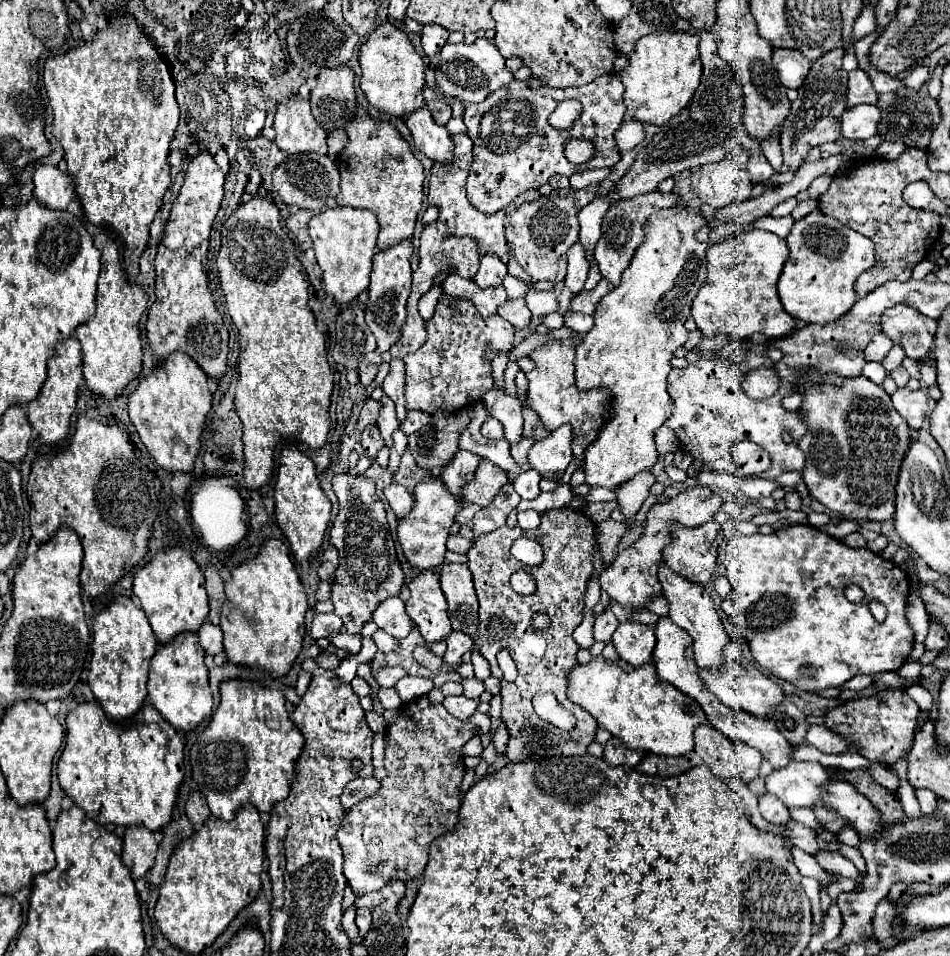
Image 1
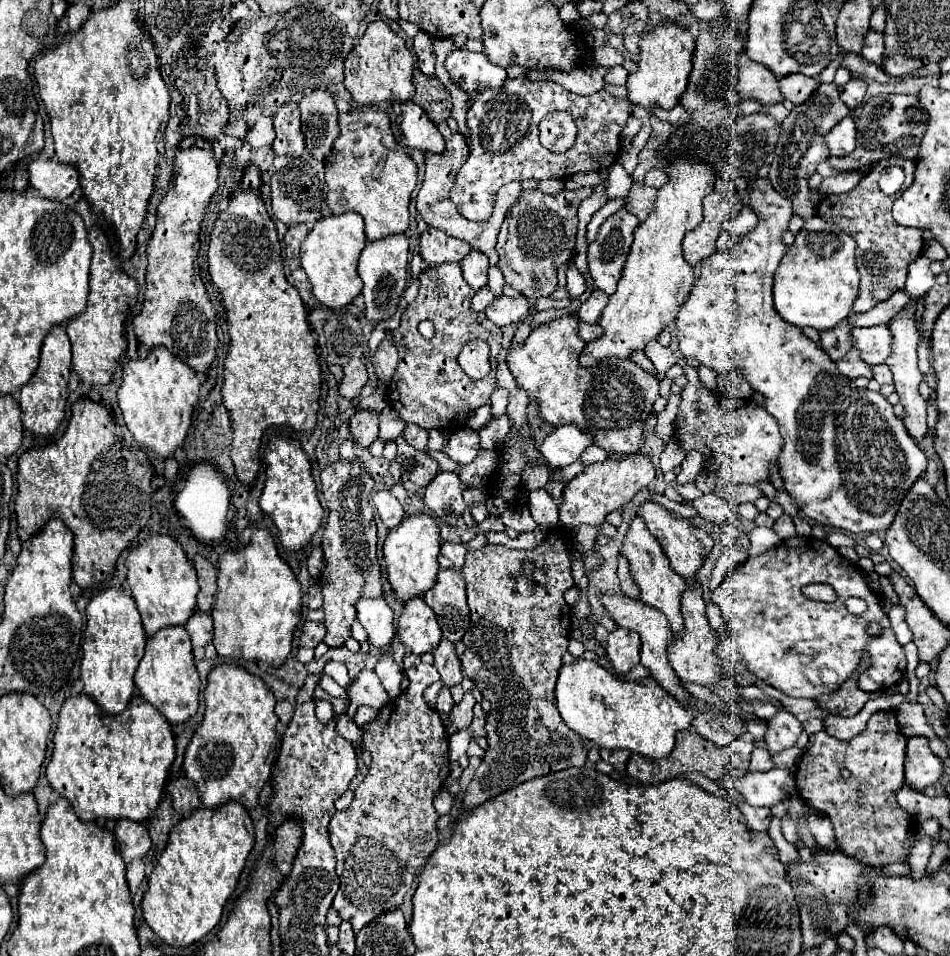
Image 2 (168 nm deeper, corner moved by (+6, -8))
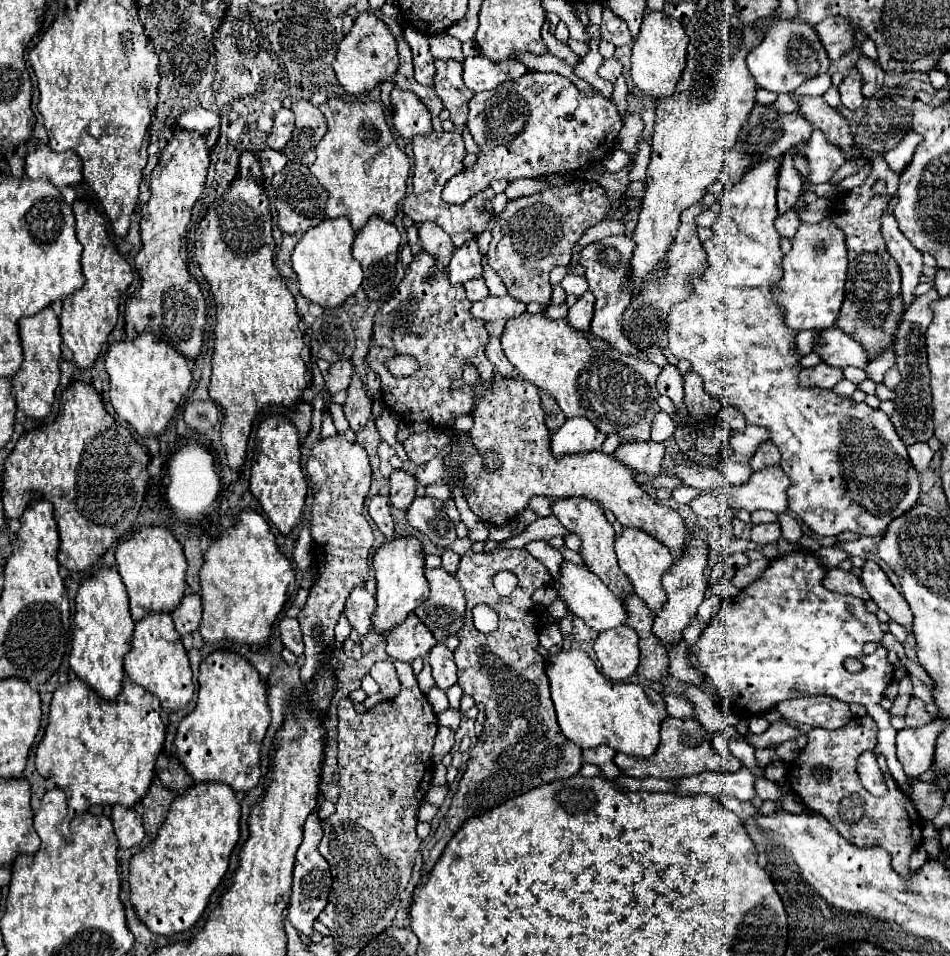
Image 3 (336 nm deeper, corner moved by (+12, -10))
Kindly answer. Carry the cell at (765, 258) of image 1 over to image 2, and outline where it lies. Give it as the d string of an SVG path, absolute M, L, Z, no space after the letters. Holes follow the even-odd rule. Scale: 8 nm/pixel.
M757 179L749 185L753 189L749 201L761 221L751 233L739 237L739 243L733 249L715 251L711 257L701 261L699 279L695 281L693 291L679 309L675 321L679 349L685 359L697 359L701 365L707 365L717 373L727 373L733 367L739 367L751 387L765 395L765 409L777 419L785 439L779 455L779 473L785 481L787 493L799 503L801 511L809 519L849 533L873 533L887 529L899 509L901 499L913 481L923 475L927 465L925 453L907 433L903 421L893 415L891 403L881 393L855 387L849 377L837 371L835 363L817 343L803 335L799 327L783 321L775 311L773 275L781 263L781 257L787 253L787 245L783 245L779 239L793 215L791 201L781 197L771 187L769 179Z

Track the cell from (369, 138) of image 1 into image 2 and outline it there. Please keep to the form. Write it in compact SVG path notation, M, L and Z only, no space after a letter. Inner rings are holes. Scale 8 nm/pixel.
M377 107L339 113L339 129L341 135L325 159L325 181L329 185L327 205L331 213L343 215L355 211L363 215L369 241L405 233L409 227L409 199L417 185L417 165L399 149L387 113Z

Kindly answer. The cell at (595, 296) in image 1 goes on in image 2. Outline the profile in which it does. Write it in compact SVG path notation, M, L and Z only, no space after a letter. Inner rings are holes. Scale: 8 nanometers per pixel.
M593 289L591 295L581 303L581 307L579 307L579 311L577 311L579 319L581 319L581 321L587 321L587 323L597 323L599 317L601 317L603 307L607 305L607 301L609 301L609 297L607 297L603 291Z

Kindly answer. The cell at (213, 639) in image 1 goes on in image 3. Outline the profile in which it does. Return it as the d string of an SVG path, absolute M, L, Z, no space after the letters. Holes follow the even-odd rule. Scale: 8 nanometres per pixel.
M185 591L179 607L173 609L171 617L173 617L175 629L181 635L197 631L201 625L201 597L193 595L191 591Z

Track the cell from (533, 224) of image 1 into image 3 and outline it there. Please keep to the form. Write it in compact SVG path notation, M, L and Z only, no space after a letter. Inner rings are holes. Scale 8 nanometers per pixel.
M573 181L563 187L551 187L541 193L509 201L493 227L493 239L487 251L489 267L501 277L507 293L517 301L549 305L551 269L555 265L569 265L571 247L589 227L607 217L609 205L605 187L593 181Z

